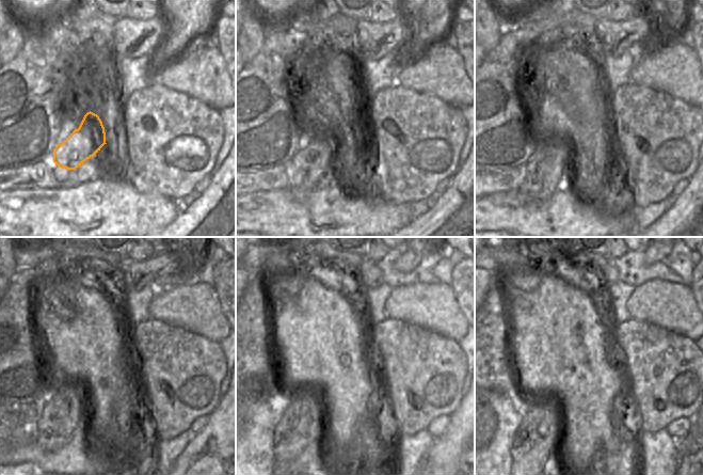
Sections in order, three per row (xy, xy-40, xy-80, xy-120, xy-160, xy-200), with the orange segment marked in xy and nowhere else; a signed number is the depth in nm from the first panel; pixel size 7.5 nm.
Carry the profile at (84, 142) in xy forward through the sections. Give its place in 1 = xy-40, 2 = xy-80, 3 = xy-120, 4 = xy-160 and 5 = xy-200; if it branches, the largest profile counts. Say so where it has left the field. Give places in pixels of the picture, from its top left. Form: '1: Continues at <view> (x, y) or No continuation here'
1: Continues at xy-40 (306, 170)
2: Continues at xy-80 (548, 168)
3: Continues at xy-120 (66, 411)
4: Continues at xy-160 (300, 423)
5: Continues at xy-200 (531, 443)

